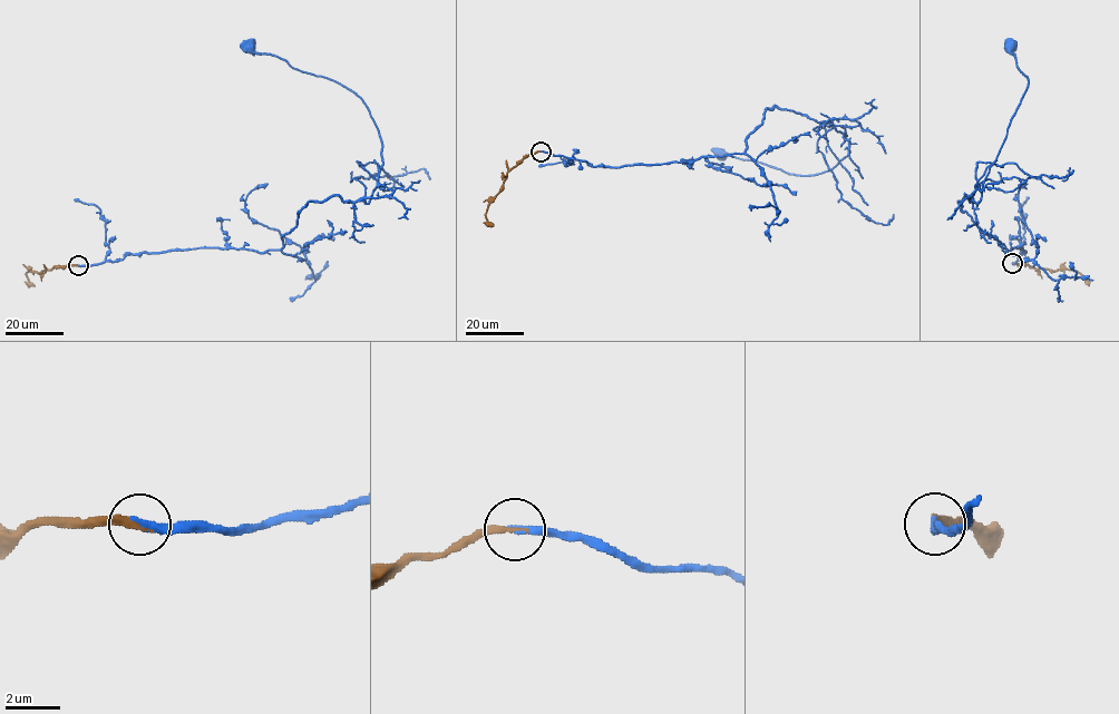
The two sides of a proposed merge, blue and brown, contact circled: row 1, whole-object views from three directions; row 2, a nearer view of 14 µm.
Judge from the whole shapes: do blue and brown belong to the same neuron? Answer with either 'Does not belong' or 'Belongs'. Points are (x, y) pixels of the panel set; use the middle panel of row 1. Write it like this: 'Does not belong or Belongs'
Belongs

